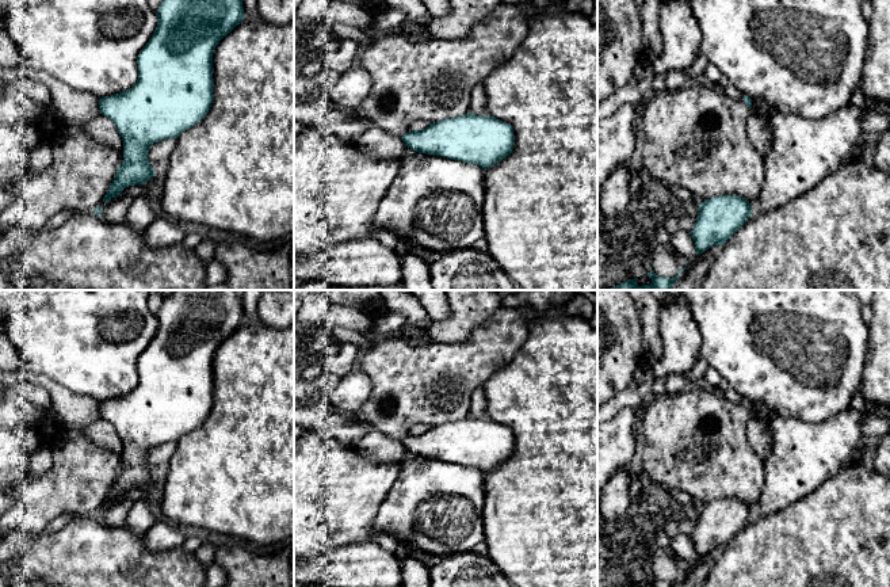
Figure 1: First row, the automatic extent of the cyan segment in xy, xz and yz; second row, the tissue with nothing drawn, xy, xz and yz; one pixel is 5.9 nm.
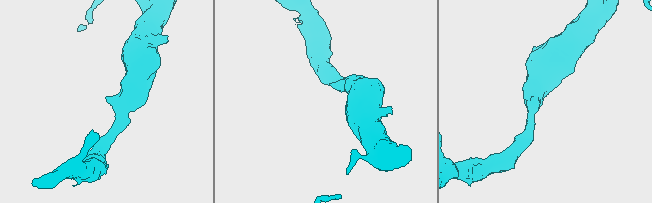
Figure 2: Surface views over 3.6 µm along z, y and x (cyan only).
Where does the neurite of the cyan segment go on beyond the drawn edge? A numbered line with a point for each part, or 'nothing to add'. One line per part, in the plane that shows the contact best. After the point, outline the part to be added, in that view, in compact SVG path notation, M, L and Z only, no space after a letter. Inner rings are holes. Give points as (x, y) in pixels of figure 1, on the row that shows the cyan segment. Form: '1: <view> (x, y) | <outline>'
nothing to add

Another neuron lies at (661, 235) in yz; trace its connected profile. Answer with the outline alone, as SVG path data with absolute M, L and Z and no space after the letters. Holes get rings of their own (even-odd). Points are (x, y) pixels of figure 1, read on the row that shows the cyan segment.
M664 225L656 226L656 240L658 244L661 244L662 247L665 247L676 259L676 263L679 266L679 270L683 270L690 260L680 255L672 245L671 245L671 239L668 232L665 230Z

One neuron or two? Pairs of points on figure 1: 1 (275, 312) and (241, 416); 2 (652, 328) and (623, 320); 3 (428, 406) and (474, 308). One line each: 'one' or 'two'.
1: two
2: two
3: two

